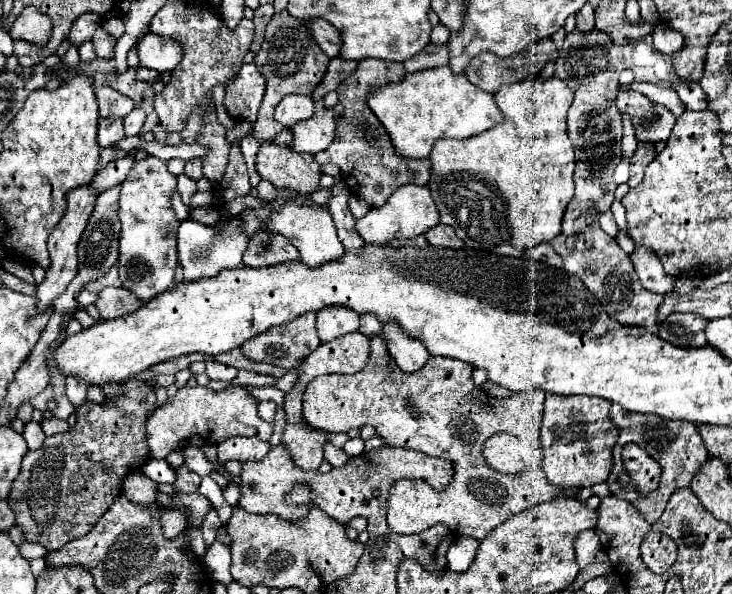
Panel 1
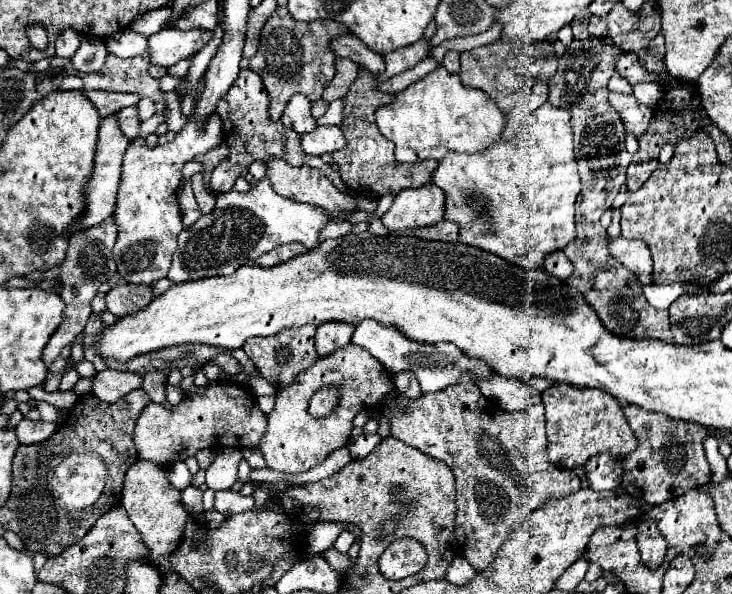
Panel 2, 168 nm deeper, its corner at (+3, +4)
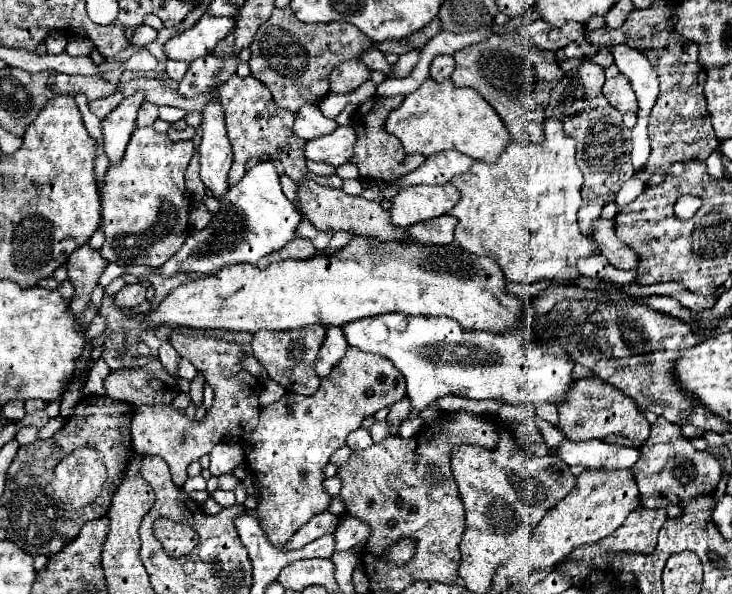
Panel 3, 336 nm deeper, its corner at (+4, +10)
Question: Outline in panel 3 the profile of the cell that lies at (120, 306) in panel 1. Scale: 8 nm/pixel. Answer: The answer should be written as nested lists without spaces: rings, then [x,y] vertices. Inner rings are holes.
[[[137,282],[137,284],[127,284],[125,288],[121,288],[115,296],[113,302],[117,308],[135,308],[145,300],[145,284]]]

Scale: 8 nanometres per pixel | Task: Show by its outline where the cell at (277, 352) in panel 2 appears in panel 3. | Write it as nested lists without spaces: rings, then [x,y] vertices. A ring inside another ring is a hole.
[[[317,324],[291,330],[291,332],[257,332],[253,334],[253,340],[251,340],[253,356],[259,360],[261,366],[265,366],[265,370],[269,372],[269,378],[273,378],[277,384],[281,384],[289,392],[309,396],[319,386],[319,378],[313,370],[313,364],[319,352],[319,344],[323,342],[323,336],[325,336],[325,328]]]

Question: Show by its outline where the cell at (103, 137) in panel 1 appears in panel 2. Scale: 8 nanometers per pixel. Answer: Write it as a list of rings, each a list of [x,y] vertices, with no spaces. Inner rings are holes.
[[[136,108],[120,110],[120,128],[130,140],[140,136],[140,120],[138,120],[138,110]]]

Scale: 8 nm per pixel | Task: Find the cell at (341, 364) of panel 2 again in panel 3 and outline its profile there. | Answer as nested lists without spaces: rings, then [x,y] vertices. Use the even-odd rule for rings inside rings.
[[[347,348],[341,362],[331,370],[329,376],[321,378],[319,390],[311,396],[301,394],[285,394],[275,404],[269,404],[261,410],[259,426],[253,430],[253,434],[245,440],[245,466],[253,470],[255,478],[263,486],[261,502],[259,502],[259,516],[261,526],[267,538],[273,546],[285,544],[293,532],[297,532],[309,518],[323,512],[329,506],[331,496],[323,490],[323,468],[329,462],[329,456],[345,446],[345,440],[349,432],[357,430],[365,416],[373,416],[377,410],[387,408],[395,400],[401,400],[405,396],[405,380],[403,374],[387,360],[385,356],[369,354],[359,348]]]

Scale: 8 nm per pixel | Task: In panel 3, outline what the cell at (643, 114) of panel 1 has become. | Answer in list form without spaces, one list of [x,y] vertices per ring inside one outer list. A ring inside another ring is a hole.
[[[617,76],[617,78],[609,78],[605,80],[605,86],[603,86],[603,94],[607,96],[609,104],[613,108],[617,108],[621,114],[625,112],[637,112],[639,106],[637,106],[637,100],[635,100],[635,94],[631,90],[631,84],[625,76]]]

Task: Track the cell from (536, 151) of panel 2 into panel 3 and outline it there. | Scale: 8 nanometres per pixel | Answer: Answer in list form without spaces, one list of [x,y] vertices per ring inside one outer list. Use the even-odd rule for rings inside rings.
[[[547,118],[543,122],[543,134],[545,140],[539,144],[523,144],[513,140],[495,164],[475,162],[467,172],[455,176],[451,184],[461,192],[461,198],[449,214],[459,218],[455,230],[457,244],[473,254],[493,258],[509,282],[533,284],[541,278],[549,278],[561,284],[571,284],[579,276],[575,260],[581,256],[593,256],[597,246],[581,234],[577,226],[583,174],[575,164],[575,140],[565,134],[563,122],[555,118]]]

